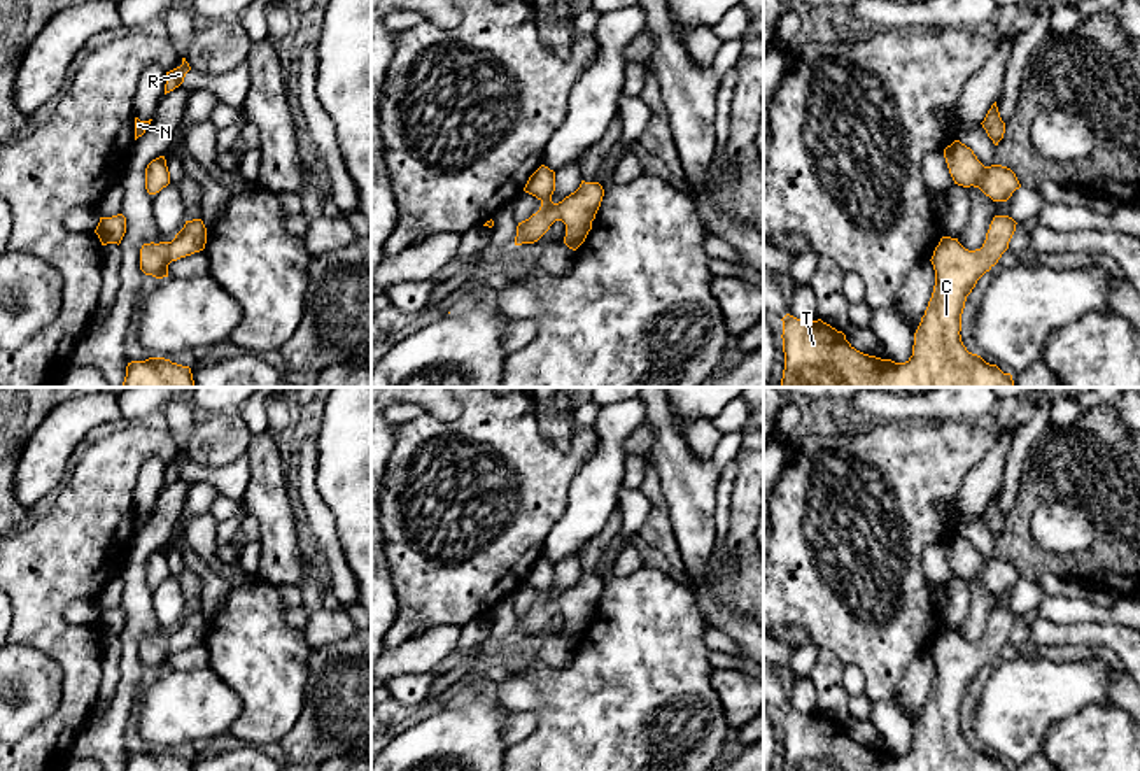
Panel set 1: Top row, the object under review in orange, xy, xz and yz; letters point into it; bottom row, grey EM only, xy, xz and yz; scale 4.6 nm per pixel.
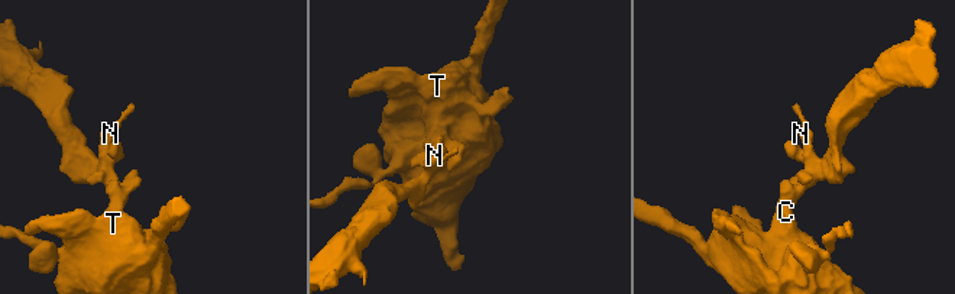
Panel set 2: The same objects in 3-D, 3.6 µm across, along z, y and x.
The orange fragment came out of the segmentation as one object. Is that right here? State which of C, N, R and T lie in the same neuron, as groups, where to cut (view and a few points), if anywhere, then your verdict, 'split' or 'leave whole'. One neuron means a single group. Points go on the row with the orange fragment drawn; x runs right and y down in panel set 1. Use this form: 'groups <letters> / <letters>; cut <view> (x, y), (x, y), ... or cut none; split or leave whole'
groups C N R T; cut none; leave whole

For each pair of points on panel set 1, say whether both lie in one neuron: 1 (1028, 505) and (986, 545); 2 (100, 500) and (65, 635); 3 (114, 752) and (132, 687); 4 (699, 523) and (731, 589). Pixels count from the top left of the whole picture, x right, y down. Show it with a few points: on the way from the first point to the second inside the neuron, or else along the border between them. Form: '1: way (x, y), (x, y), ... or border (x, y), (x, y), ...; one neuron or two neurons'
1: border (993, 538), (995, 556); two neurons
2: way (88, 533), (55, 568), (55, 601); one neuron
3: way (114, 736), (114, 721), (123, 703); one neuron
4: border (715, 570), (713, 594), (729, 608); two neurons

